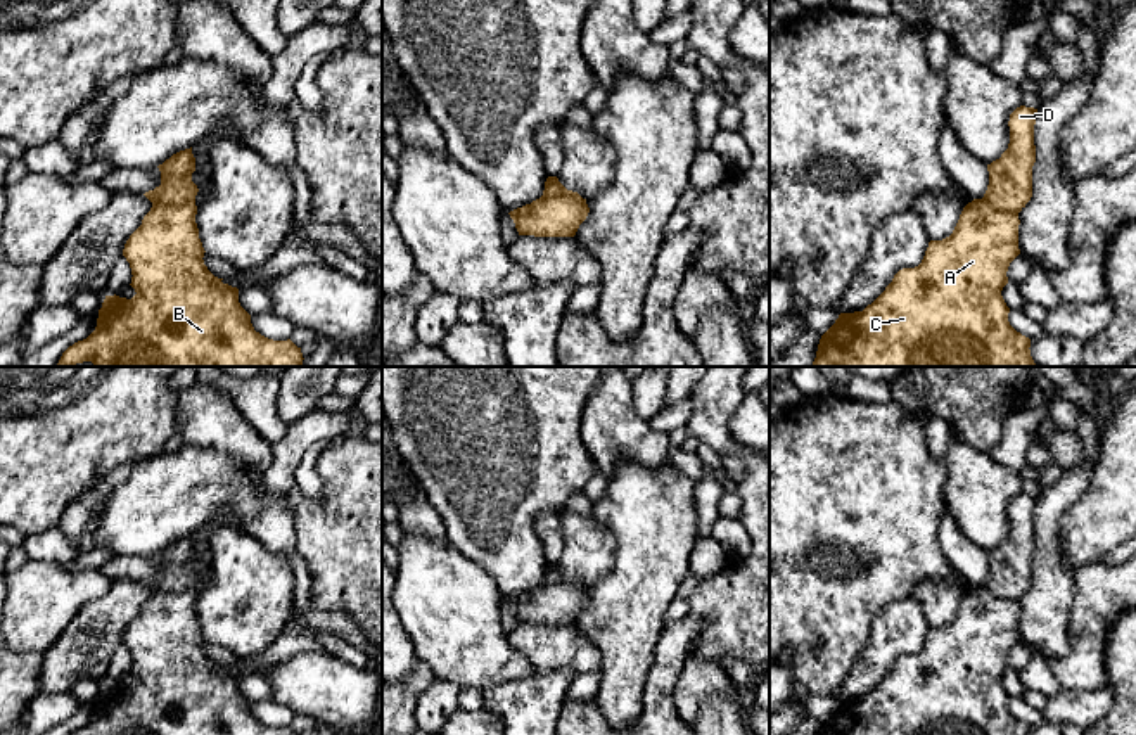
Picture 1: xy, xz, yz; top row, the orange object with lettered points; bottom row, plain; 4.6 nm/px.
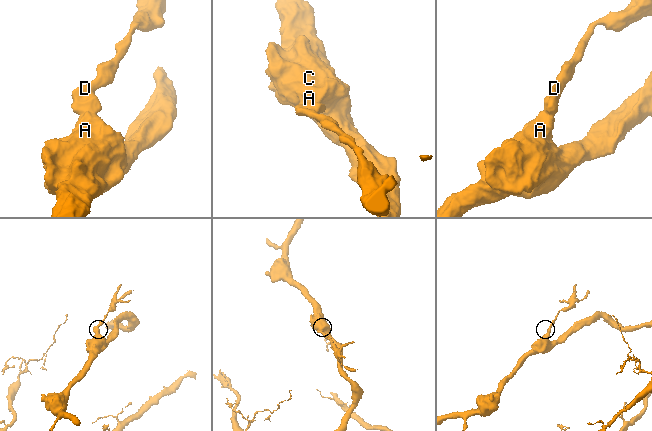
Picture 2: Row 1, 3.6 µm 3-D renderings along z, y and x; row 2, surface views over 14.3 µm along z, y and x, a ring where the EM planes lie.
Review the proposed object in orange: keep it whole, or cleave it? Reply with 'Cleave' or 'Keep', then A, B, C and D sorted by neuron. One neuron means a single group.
Cleave. Groups: A B C / D

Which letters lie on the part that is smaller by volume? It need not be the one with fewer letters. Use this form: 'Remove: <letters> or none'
Remove: D

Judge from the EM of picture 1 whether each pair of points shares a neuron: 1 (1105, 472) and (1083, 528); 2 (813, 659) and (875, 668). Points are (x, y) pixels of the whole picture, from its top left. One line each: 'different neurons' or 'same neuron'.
1: same neuron
2: different neurons

